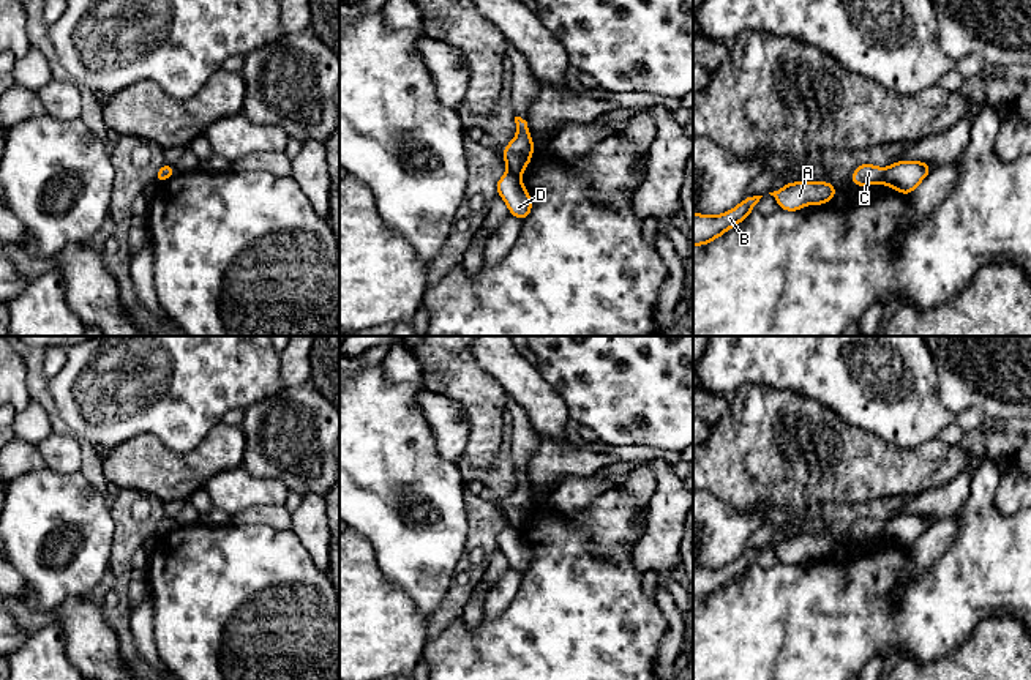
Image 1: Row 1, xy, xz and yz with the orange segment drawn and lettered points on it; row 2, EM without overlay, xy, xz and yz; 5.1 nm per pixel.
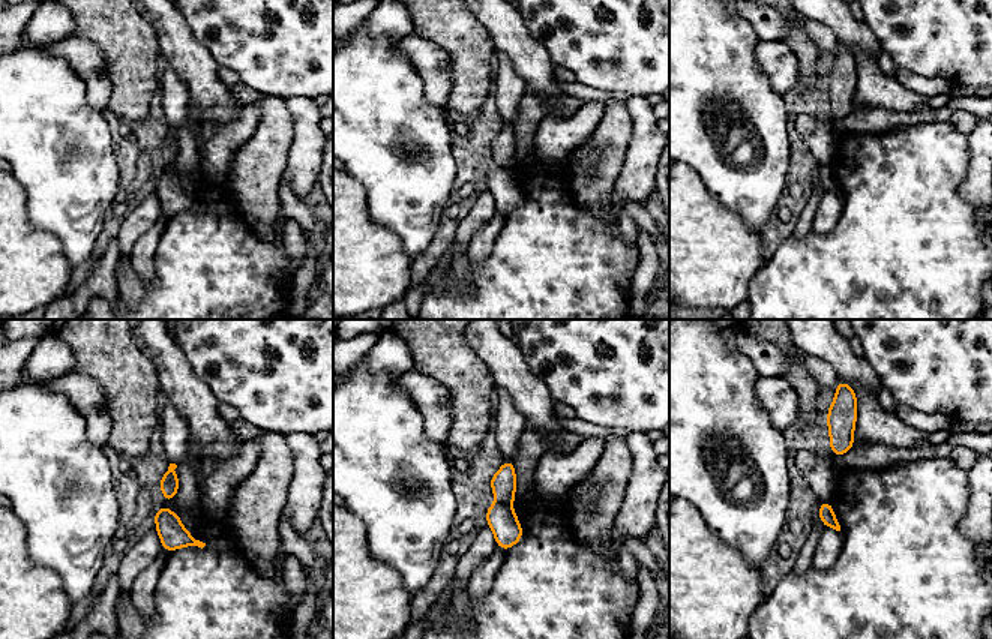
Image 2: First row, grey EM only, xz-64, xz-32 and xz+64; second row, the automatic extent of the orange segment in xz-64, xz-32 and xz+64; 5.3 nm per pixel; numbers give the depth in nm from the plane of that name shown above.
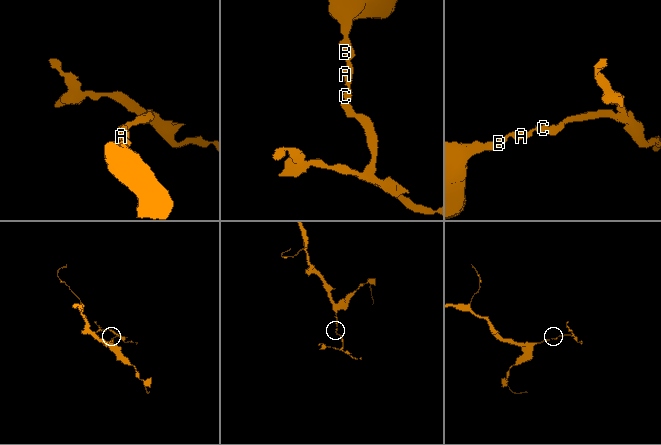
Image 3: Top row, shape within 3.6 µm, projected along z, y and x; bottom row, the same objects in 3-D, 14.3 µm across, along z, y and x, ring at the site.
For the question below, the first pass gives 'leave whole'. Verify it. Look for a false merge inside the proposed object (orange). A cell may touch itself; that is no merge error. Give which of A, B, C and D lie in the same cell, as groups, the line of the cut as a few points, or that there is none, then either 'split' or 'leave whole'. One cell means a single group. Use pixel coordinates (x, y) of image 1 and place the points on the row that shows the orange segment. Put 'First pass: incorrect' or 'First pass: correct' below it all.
A B C / D | yz (884, 171), (881, 182) | split
First pass: incorrect

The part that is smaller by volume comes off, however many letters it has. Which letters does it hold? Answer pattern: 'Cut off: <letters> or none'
Cut off: D

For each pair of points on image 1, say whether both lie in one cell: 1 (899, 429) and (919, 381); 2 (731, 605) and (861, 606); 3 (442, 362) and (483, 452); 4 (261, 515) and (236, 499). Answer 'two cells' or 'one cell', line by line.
1: one cell
2: one cell
3: one cell
4: two cells

